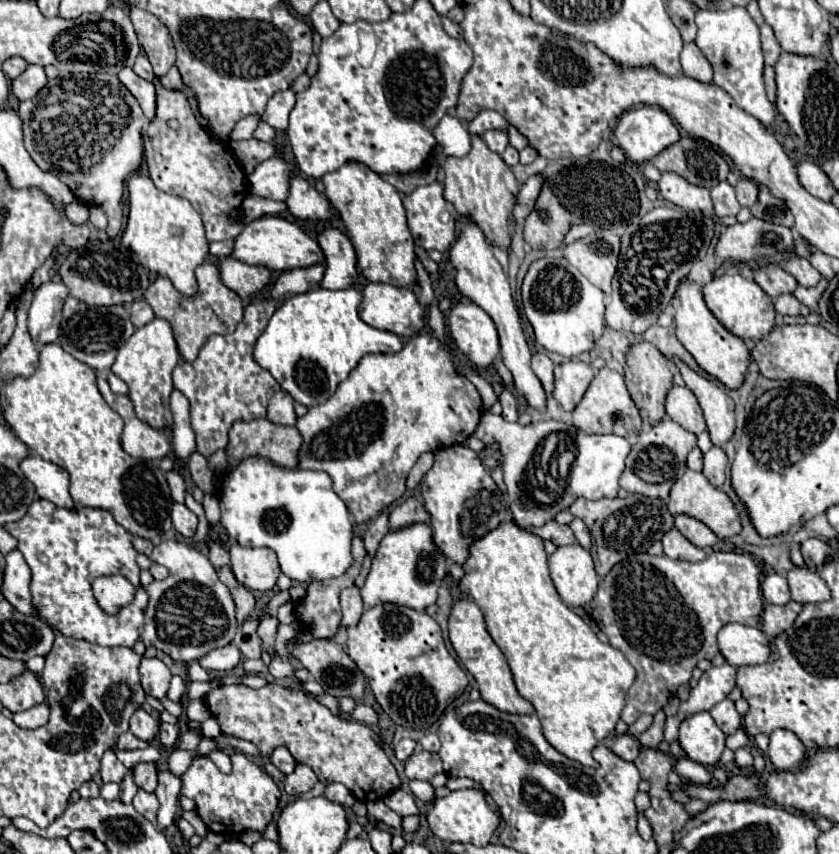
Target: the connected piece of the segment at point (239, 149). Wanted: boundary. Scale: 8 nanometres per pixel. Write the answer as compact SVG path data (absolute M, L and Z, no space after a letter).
M254 138L230 142L230 150L236 156L236 160L242 164L246 174L250 174L258 164L274 156L274 146L270 142L260 142Z

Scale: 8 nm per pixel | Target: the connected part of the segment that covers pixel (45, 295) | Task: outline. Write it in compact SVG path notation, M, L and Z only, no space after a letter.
M46 282L34 290L34 300L28 310L28 332L36 346L58 340L62 320L62 304L68 288L62 282Z

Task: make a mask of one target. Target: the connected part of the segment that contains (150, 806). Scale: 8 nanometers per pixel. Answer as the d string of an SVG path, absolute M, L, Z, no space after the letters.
M138 790L134 800L132 800L132 806L144 816L148 818L152 824L156 824L156 814L158 814L158 798L154 794L148 794L148 792L142 792Z

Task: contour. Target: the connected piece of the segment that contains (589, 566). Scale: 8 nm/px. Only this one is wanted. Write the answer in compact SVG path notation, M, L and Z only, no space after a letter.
M580 544L560 546L550 558L550 578L560 598L570 606L586 606L598 590L598 574L594 572L592 556Z

